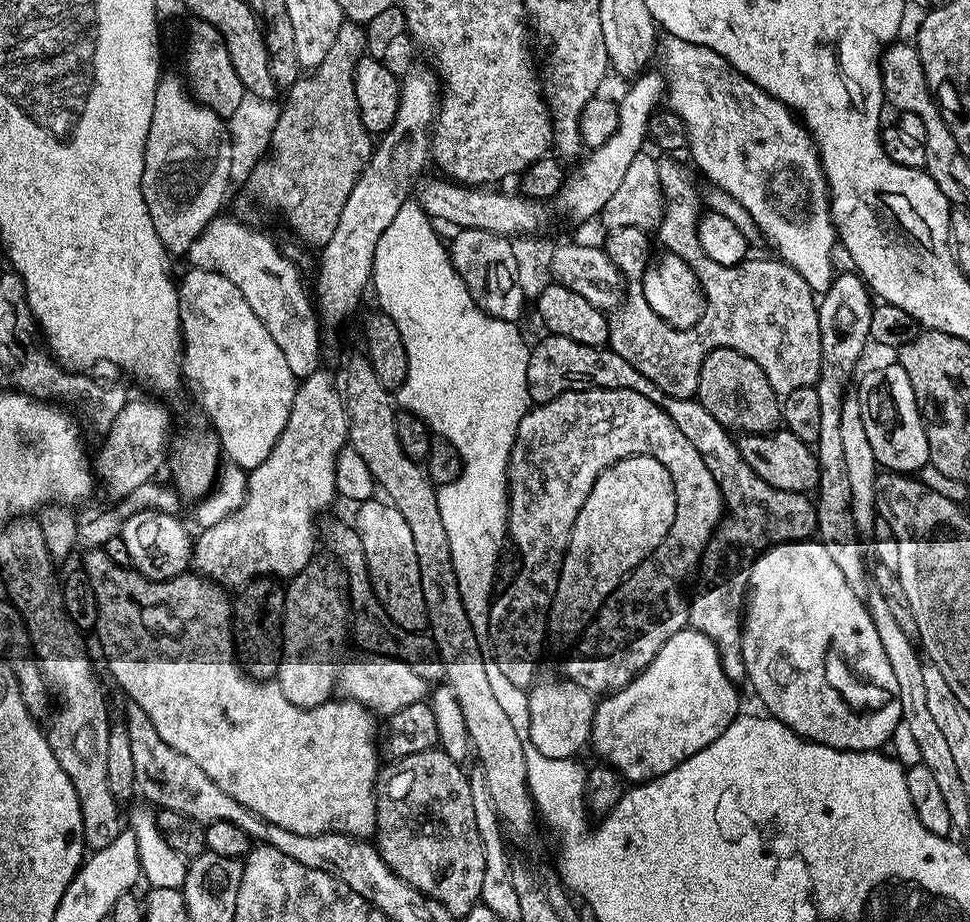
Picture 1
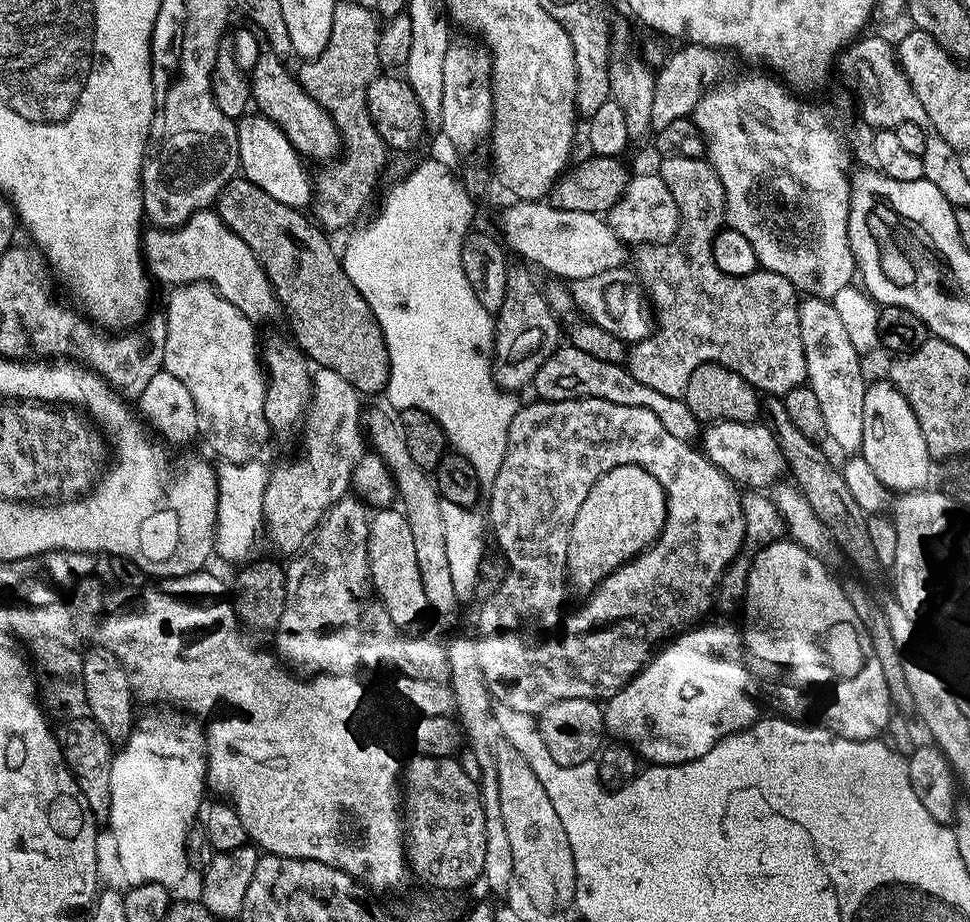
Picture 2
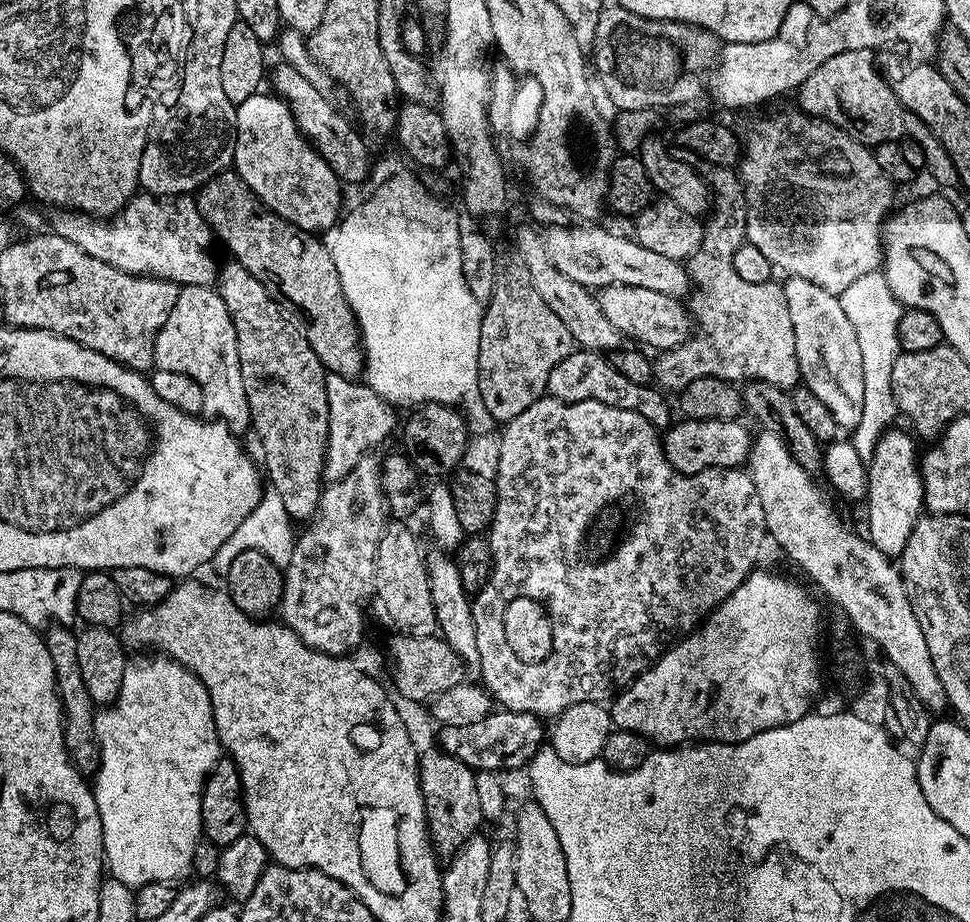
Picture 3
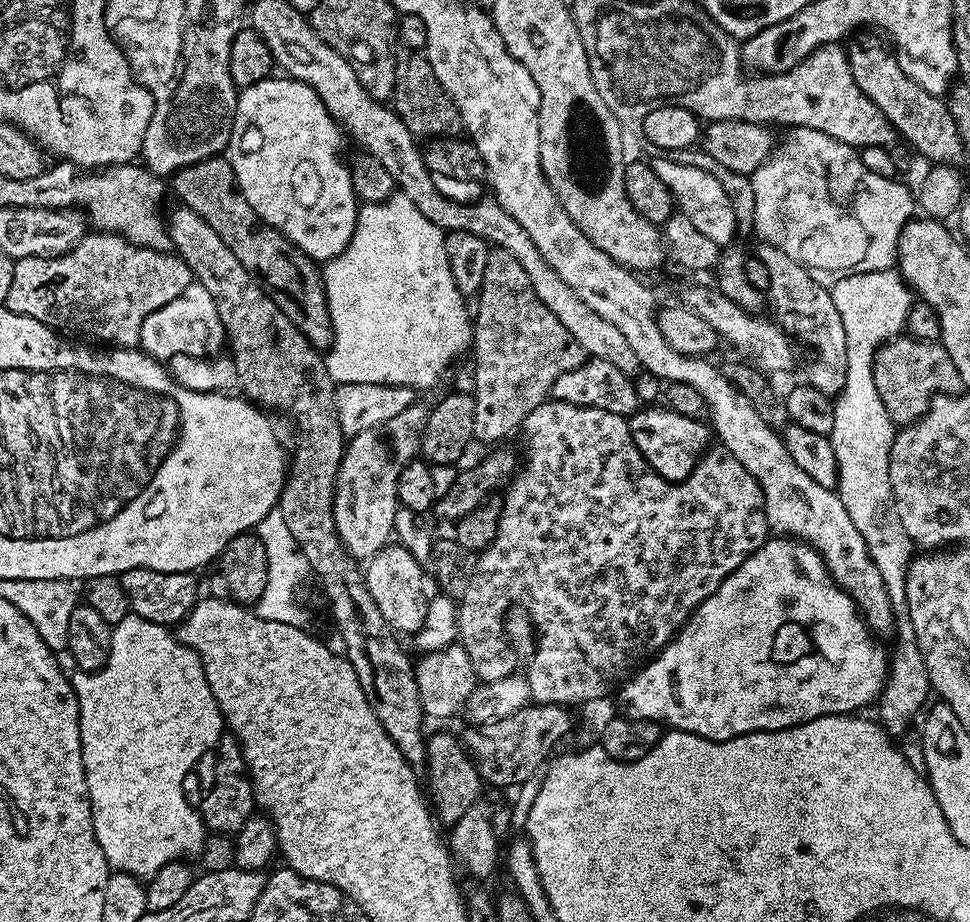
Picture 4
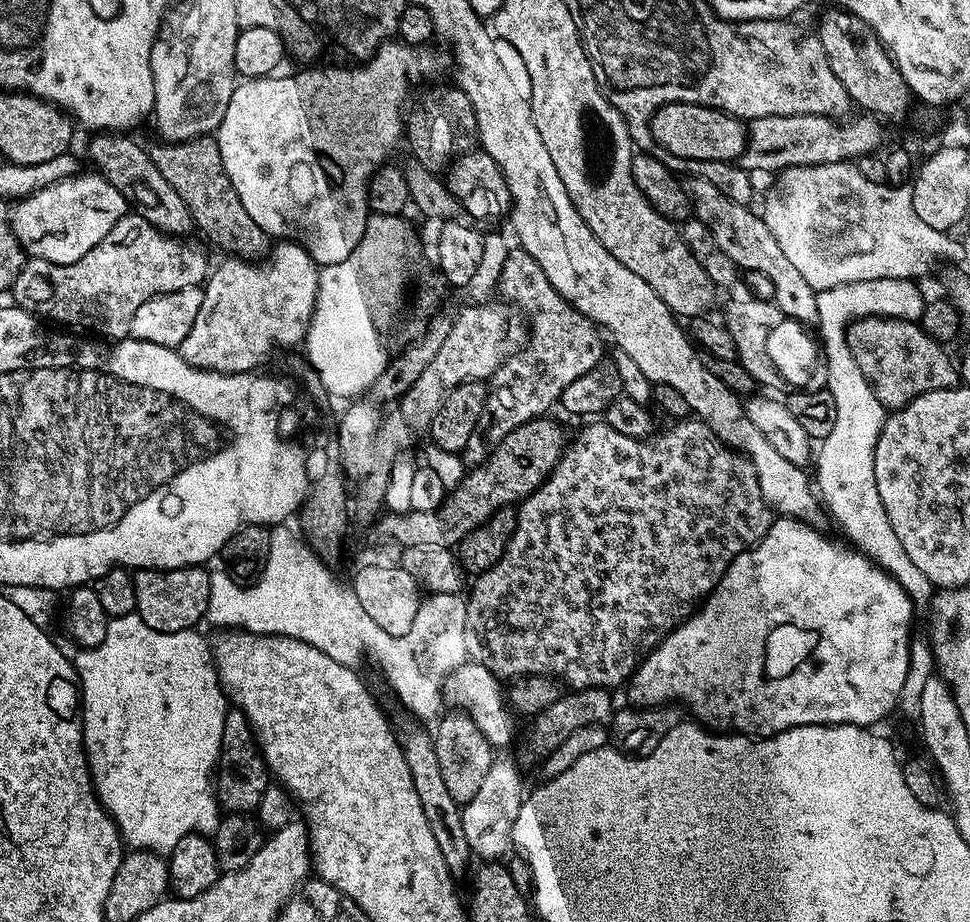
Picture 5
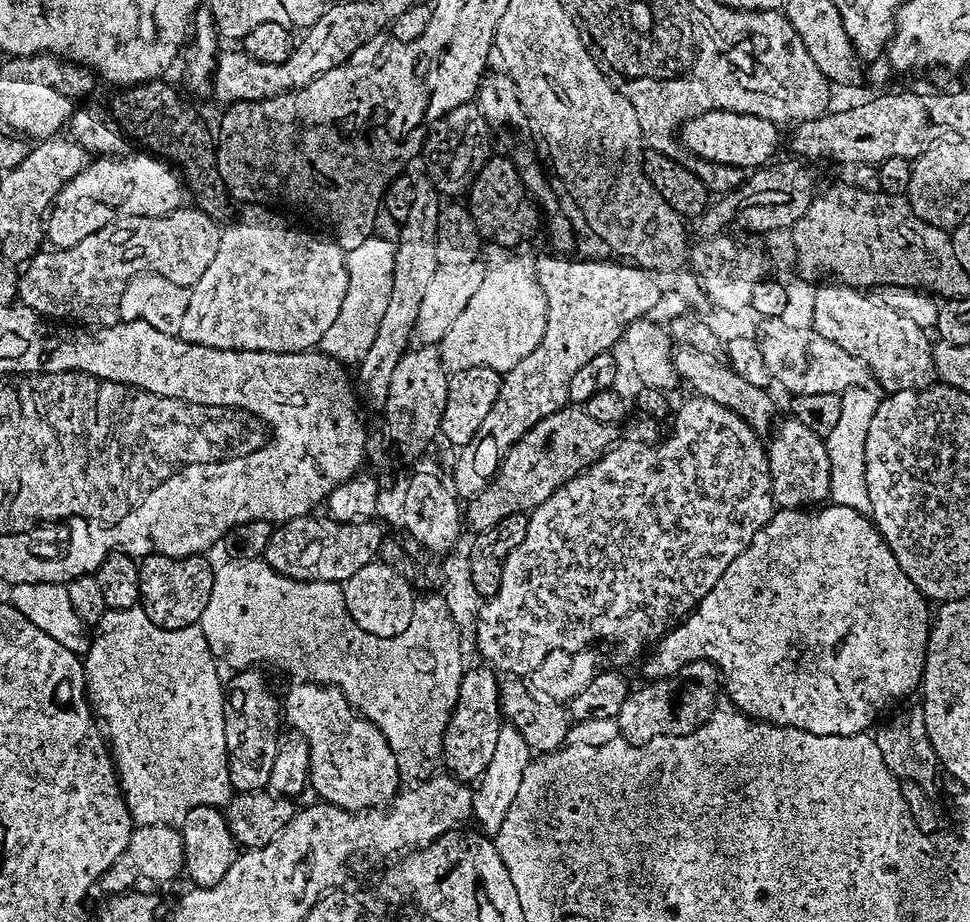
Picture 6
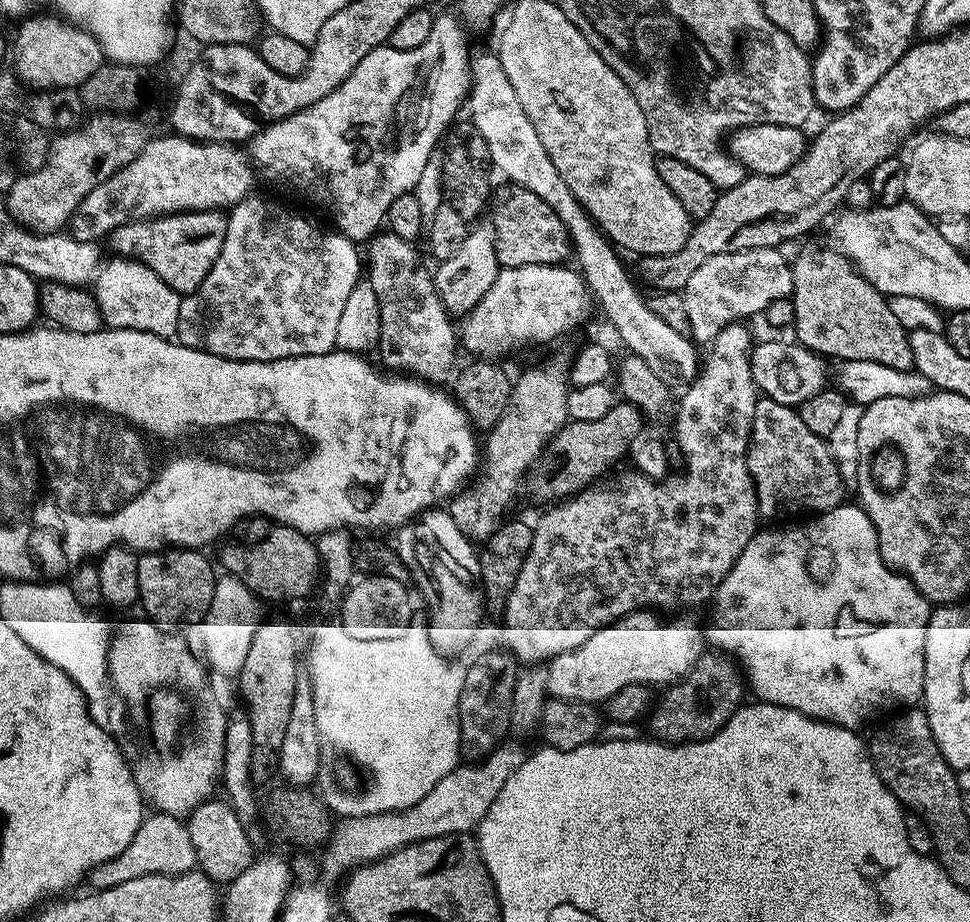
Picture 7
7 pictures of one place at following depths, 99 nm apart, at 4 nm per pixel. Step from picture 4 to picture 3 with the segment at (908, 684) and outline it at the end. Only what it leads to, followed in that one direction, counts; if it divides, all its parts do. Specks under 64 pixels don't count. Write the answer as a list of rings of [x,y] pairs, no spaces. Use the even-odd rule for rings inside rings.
[[[881,271],[862,274],[862,278],[854,278],[844,292],[839,293],[842,310],[846,310],[846,318],[854,326],[854,334],[858,340],[858,350],[862,354],[862,386],[864,387],[864,409],[861,418],[851,429],[851,444],[860,457],[871,457],[876,444],[884,435],[892,415],[896,416],[898,409],[892,397],[891,368],[898,355],[896,342],[896,326],[902,305],[891,293],[890,287]]]

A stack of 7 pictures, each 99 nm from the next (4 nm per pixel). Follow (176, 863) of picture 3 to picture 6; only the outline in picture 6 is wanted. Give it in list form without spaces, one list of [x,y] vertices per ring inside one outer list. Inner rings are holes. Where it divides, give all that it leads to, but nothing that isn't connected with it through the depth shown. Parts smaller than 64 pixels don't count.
[[[139,606],[123,612],[105,611],[98,628],[101,632],[93,640],[91,637],[82,656],[84,686],[99,735],[110,749],[120,794],[133,821],[140,826],[172,826],[183,821],[192,808],[226,805],[230,799],[224,729],[226,688],[215,672],[202,630],[195,624],[169,632],[155,628]]]

